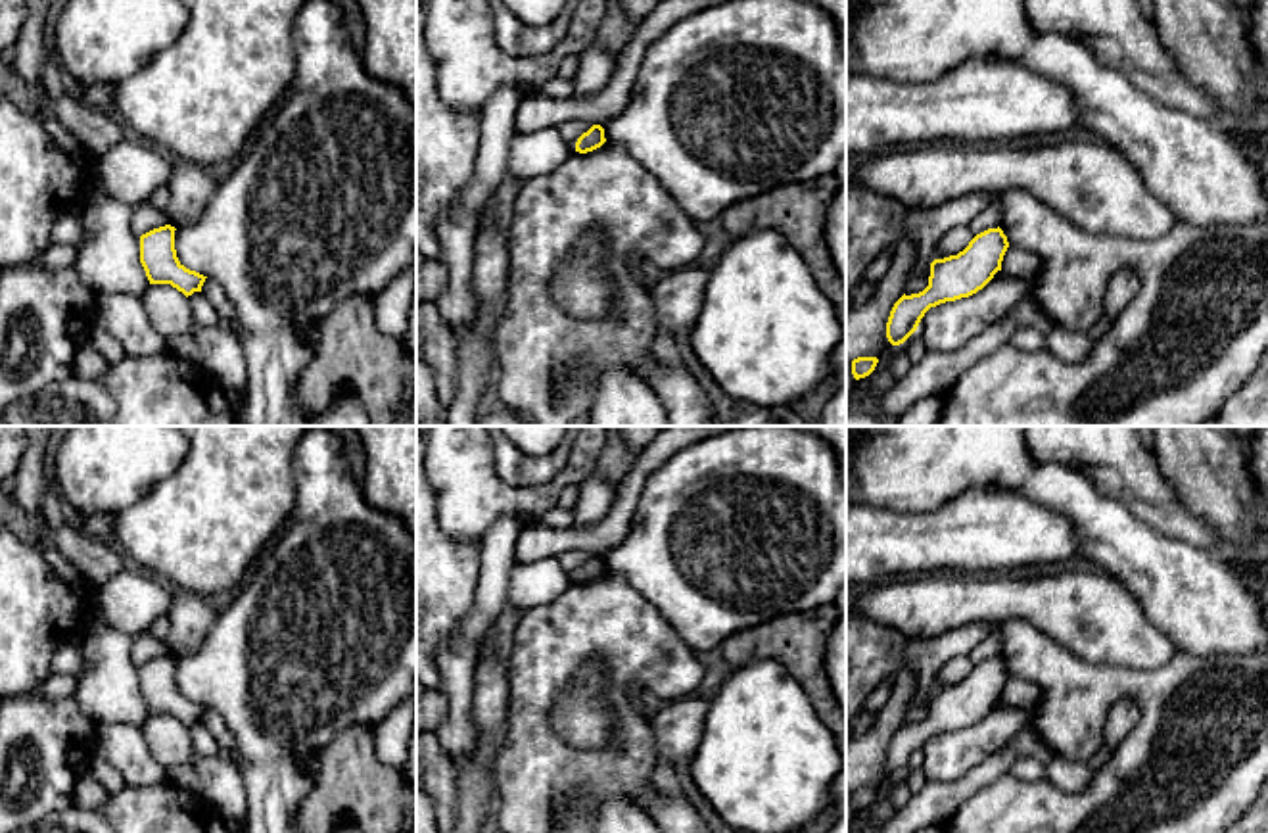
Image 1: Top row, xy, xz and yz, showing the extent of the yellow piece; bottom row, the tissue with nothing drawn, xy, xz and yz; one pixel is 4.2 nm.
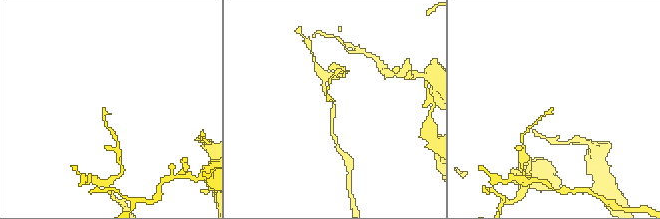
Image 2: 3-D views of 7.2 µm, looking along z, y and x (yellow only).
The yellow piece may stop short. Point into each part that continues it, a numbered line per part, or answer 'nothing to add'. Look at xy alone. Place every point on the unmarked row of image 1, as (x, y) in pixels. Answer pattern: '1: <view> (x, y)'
nothing to add

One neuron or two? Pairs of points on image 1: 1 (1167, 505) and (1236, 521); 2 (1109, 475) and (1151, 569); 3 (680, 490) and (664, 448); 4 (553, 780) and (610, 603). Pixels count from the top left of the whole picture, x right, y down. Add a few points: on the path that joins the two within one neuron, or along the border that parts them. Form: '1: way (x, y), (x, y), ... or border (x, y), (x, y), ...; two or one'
1: border (1163, 473), (1178, 499), (1222, 540); two
2: border (1086, 478), (1098, 492), (1115, 498), (1159, 532); two
3: border (685, 446), (647, 480), (641, 496); two
4: way (536, 736), (536, 678), (566, 647); one

